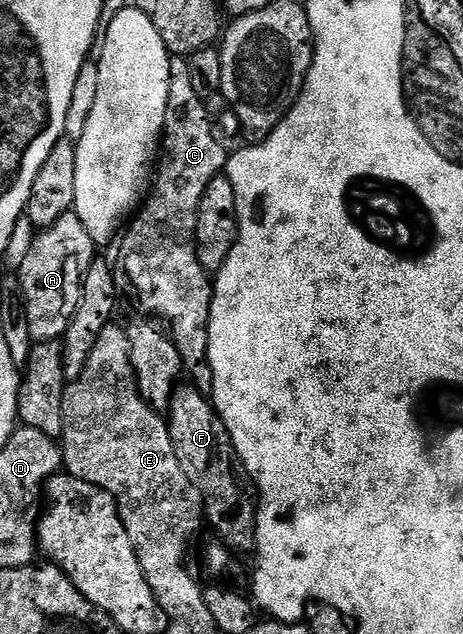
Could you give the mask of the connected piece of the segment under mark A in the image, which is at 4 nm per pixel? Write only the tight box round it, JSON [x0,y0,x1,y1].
[16,211,96,343]

